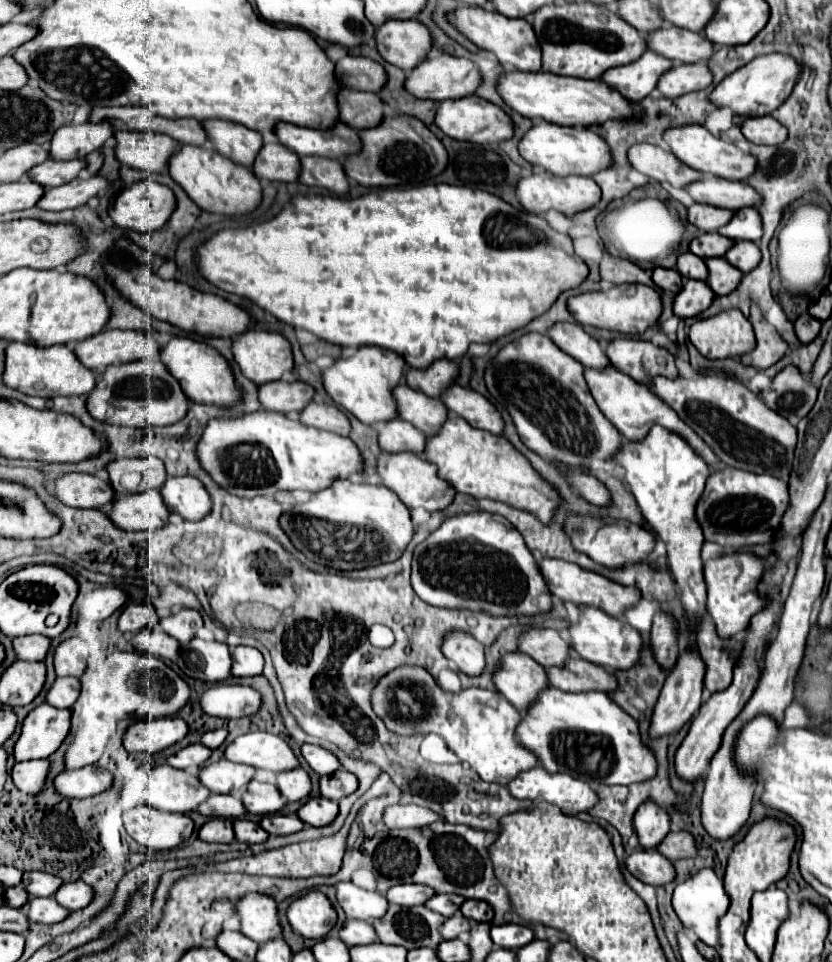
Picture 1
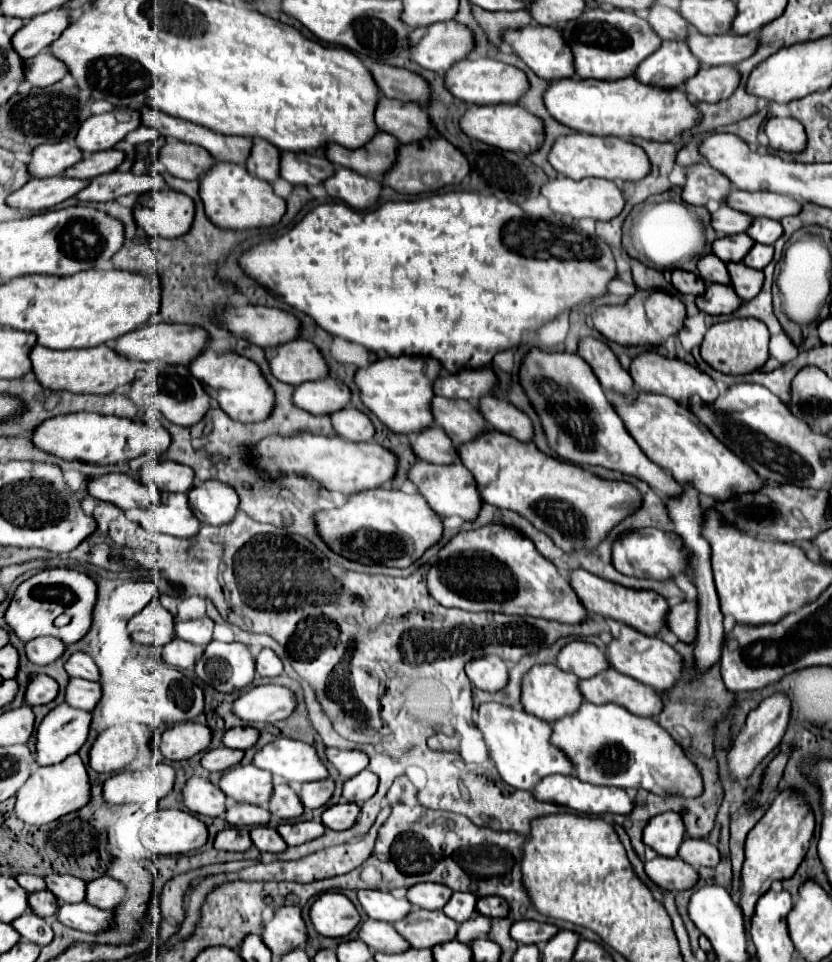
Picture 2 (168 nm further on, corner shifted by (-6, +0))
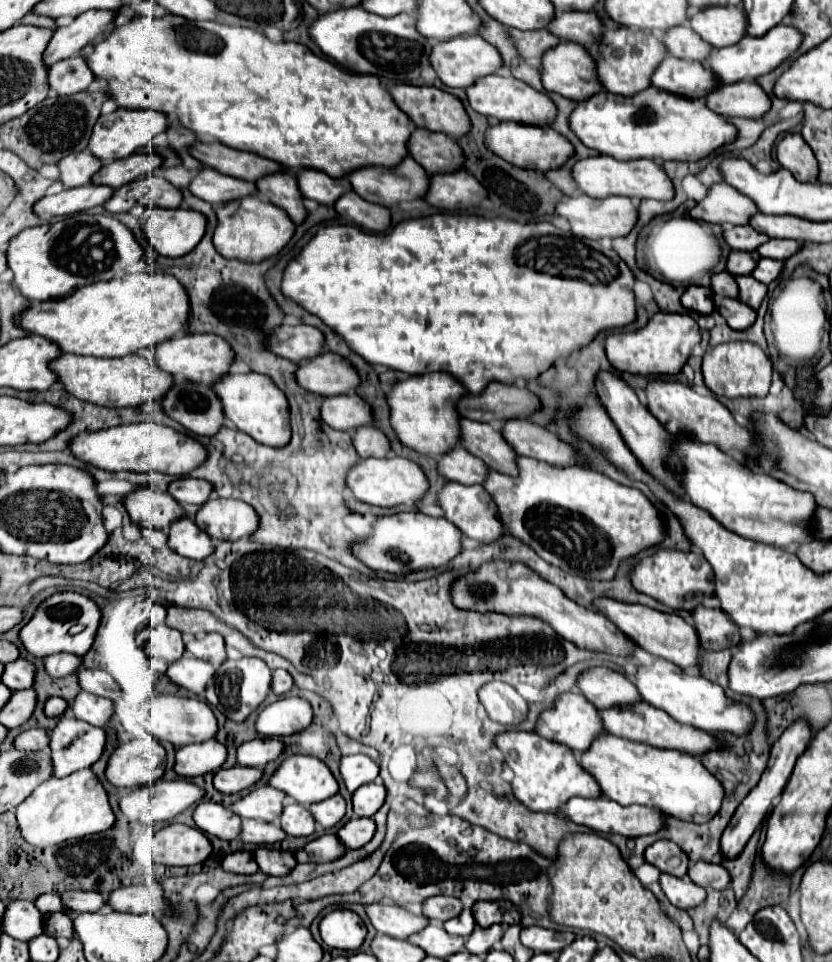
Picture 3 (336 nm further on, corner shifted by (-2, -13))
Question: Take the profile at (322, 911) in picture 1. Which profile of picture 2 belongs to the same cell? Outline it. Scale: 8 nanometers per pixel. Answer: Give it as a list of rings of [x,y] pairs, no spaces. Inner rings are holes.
[[[324,892],[310,906],[310,922],[320,936],[342,938],[356,928],[360,914],[344,894]]]

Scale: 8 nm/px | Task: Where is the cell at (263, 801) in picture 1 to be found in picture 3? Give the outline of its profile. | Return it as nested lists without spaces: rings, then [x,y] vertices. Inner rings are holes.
[[[290,803],[284,807],[282,813],[282,829],[286,831],[286,835],[306,837],[316,831],[316,821],[308,807],[300,803]]]

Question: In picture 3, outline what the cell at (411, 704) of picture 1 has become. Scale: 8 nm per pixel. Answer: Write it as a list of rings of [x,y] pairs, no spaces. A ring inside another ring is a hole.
[[[516,729],[500,733],[496,737],[496,745],[506,753],[506,765],[514,771],[514,795],[528,809],[556,813],[570,797],[600,797],[600,785],[580,767],[574,751],[566,745],[546,741],[538,733]]]

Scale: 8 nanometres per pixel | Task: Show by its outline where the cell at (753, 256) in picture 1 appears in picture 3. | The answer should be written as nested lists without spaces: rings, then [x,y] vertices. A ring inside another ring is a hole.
[[[760,259],[760,263],[756,265],[752,277],[758,279],[760,283],[770,285],[772,281],[776,281],[784,271],[784,263],[776,261],[776,259]]]

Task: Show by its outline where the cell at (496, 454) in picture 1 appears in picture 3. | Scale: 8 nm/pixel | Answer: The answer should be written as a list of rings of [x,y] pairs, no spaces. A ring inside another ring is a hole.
[[[518,457],[520,475],[508,477],[496,471],[490,471],[484,489],[492,495],[498,505],[498,515],[506,525],[510,535],[516,535],[520,541],[528,543],[546,563],[560,567],[572,575],[580,575],[584,579],[614,579],[618,565],[624,559],[638,555],[640,551],[658,545],[666,539],[666,527],[658,513],[658,509],[650,503],[650,499],[632,487],[624,487],[604,473],[584,469],[584,467],[554,467],[536,459]]]

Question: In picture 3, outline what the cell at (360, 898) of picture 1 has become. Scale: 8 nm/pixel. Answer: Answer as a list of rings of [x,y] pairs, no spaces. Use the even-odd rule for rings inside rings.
[[[372,903],[366,913],[376,927],[377,934],[390,935],[394,939],[408,939],[408,935],[422,931],[430,921],[424,915],[414,915],[398,905]]]

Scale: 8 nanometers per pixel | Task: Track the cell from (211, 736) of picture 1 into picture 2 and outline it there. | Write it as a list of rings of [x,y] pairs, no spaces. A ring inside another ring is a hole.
[[[238,726],[238,728],[230,728],[224,732],[222,742],[228,748],[236,748],[236,750],[246,750],[250,748],[254,742],[258,740],[258,730],[250,728],[250,726]]]

